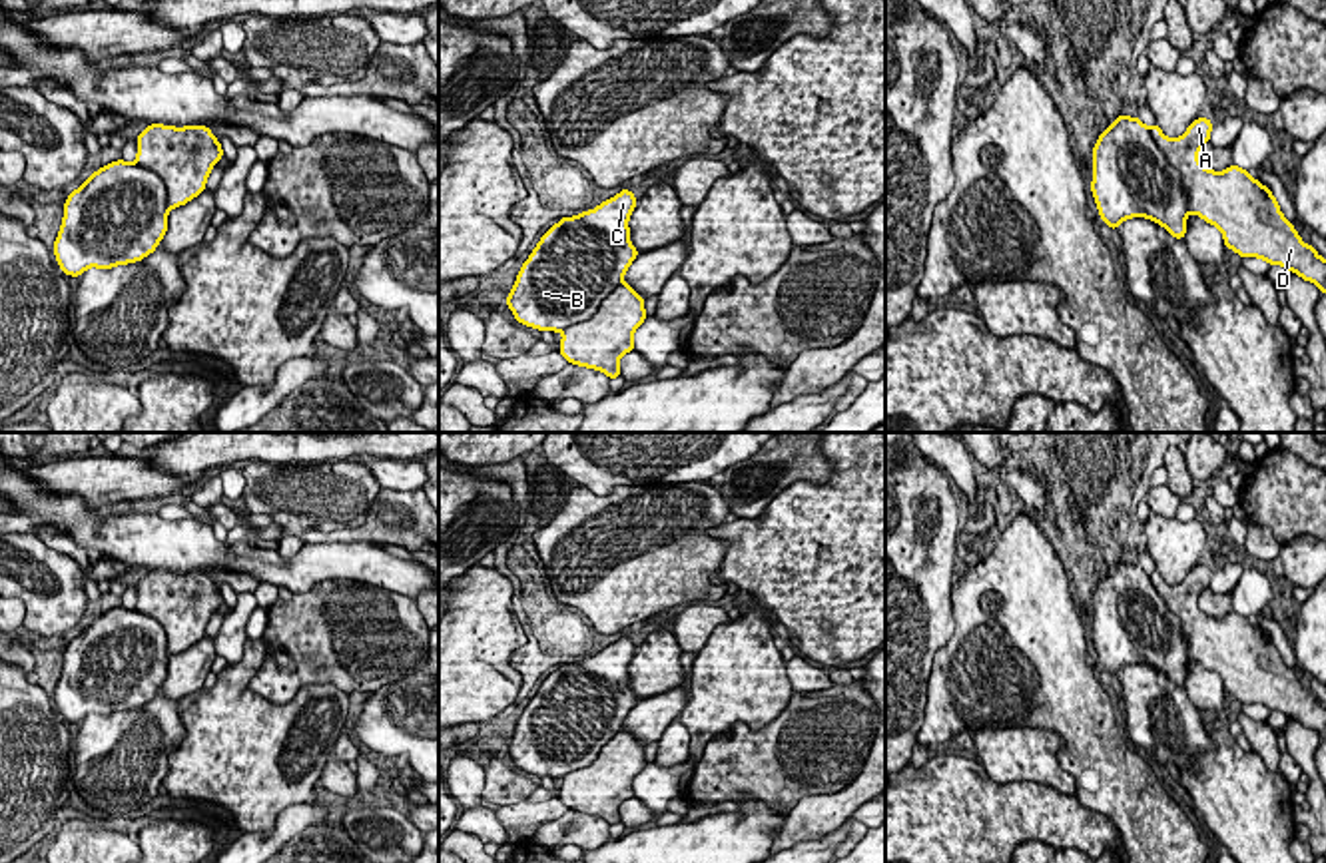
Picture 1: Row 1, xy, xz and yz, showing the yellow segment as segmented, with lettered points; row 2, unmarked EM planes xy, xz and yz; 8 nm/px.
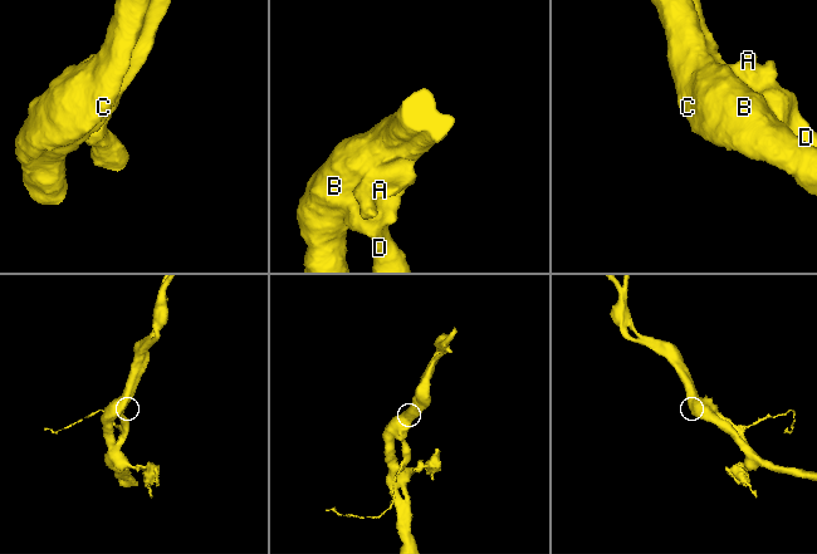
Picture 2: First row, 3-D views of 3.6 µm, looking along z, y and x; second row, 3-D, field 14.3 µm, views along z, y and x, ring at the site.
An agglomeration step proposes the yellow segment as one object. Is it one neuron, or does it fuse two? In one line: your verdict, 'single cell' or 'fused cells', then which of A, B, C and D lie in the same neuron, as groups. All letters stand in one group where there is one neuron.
single cell | A B C D

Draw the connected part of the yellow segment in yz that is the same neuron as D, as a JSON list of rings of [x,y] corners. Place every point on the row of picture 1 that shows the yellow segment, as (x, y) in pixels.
[[[1117,116],[1093,147],[1091,191],[1101,219],[1117,229],[1125,219],[1147,217],[1172,237],[1184,239],[1186,217],[1192,211],[1216,225],[1224,245],[1240,257],[1282,265],[1304,281],[1316,283],[1326,295],[1326,259],[1300,239],[1272,191],[1234,163],[1224,171],[1212,171],[1198,161],[1200,147],[1210,142],[1210,130],[1210,120],[1196,118],[1180,138],[1170,140],[1157,124],[1147,128],[1139,118]]]

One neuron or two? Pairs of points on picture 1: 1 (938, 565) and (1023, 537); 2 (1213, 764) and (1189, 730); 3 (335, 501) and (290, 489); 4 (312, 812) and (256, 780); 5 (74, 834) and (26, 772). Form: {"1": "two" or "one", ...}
{"1": "two", "2": "two", "3": "one", "4": "two", "5": "two"}

